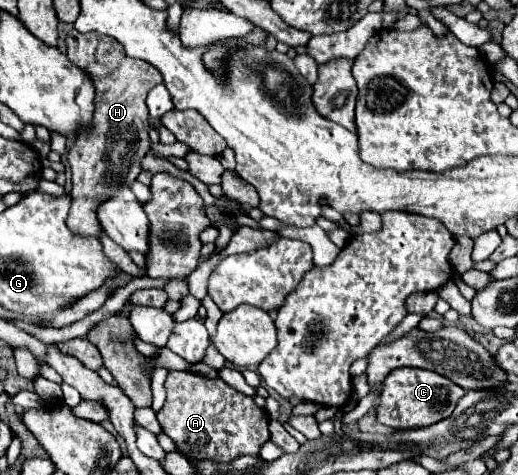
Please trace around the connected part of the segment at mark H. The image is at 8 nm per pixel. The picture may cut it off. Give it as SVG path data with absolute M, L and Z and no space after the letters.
M69 31L67 39L67 57L81 69L85 69L95 85L95 115L93 115L93 129L91 131L79 131L77 143L69 149L67 159L73 171L73 189L71 189L71 209L67 217L67 227L71 229L73 235L79 237L93 237L101 239L103 227L95 215L99 203L103 199L109 199L119 187L131 187L133 181L137 181L137 175L141 173L141 159L149 153L151 141L149 141L149 127L151 127L151 117L145 105L147 91L151 87L163 83L163 77L151 63L143 63L141 59L131 59L129 55L123 55L123 47L115 43L109 35L99 35L99 33L79 33L79 31Z

